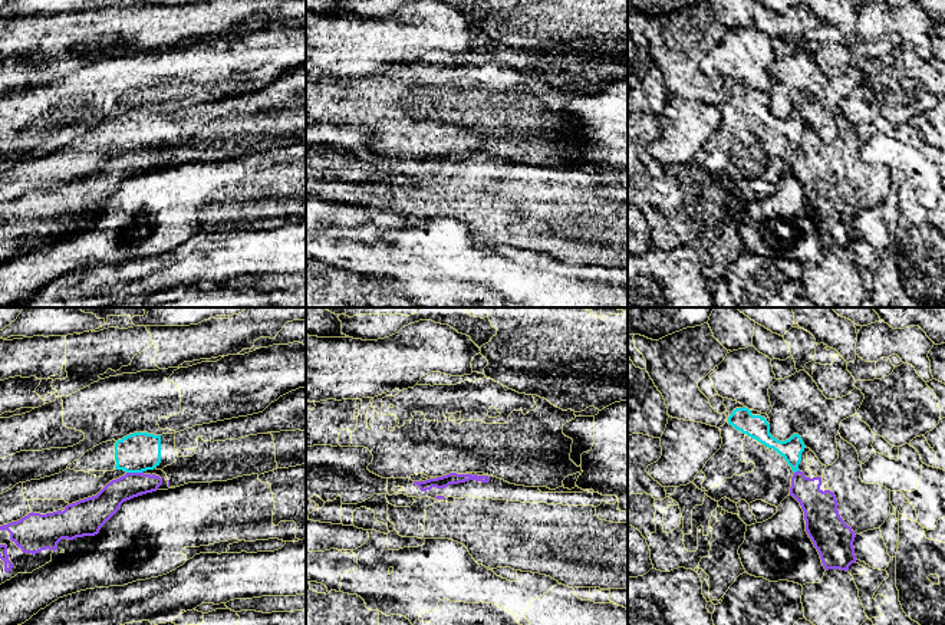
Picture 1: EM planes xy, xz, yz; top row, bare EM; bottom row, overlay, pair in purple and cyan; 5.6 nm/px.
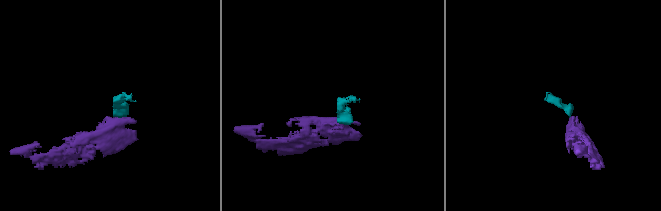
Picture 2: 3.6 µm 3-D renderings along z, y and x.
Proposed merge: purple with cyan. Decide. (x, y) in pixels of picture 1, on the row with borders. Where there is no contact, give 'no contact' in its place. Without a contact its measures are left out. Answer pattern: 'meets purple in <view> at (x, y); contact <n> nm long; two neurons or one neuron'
meets purple in xy at (134, 473); contact 100 nm long; two neurons

